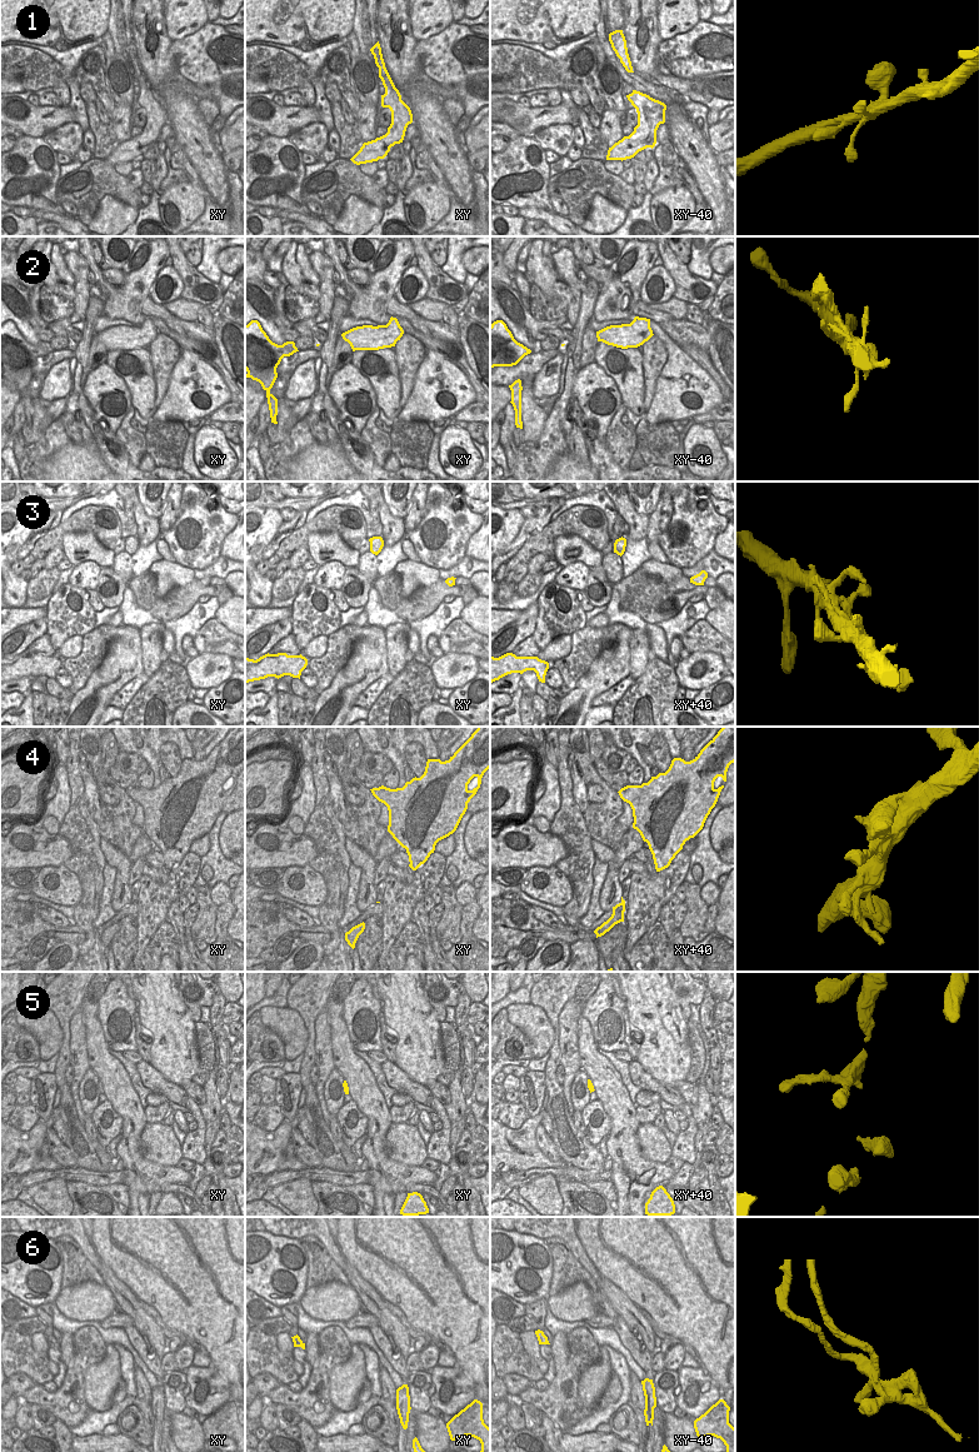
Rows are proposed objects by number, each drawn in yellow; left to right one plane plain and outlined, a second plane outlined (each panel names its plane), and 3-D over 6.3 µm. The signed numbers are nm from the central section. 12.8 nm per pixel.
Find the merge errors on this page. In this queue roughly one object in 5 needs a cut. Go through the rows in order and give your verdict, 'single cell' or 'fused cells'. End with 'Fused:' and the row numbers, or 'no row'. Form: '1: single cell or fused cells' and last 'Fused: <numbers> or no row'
1: single cell
2: single cell
3: single cell
4: single cell
5: single cell
6: fused cells
Fused: 6

